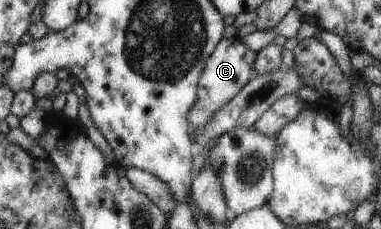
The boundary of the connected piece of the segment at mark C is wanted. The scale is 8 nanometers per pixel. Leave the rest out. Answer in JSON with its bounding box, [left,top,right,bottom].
[187,36,256,139]

